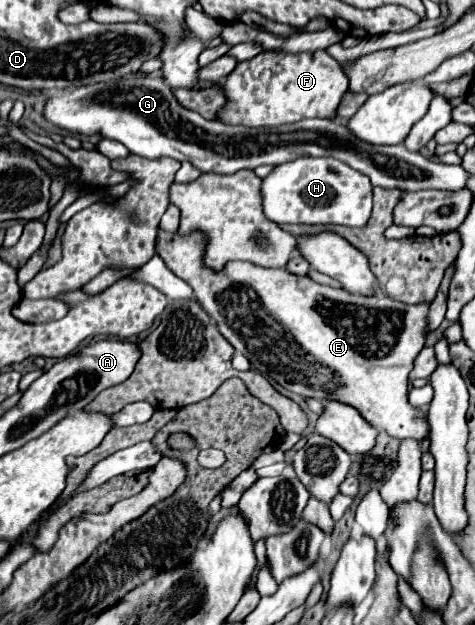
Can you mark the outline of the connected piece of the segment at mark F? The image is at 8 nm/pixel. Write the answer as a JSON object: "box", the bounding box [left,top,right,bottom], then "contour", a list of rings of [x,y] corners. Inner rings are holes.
{"box":[219,50,349,126],"contour":[[[269,50],[251,60],[239,62],[237,70],[227,76],[225,92],[229,92],[229,100],[233,100],[233,104],[227,102],[221,114],[223,118],[219,120],[245,126],[283,126],[287,122],[299,122],[305,118],[333,118],[347,88],[349,80],[345,80],[341,64],[325,50],[297,54]],[[263,70],[271,72],[269,84],[261,82]]]}

